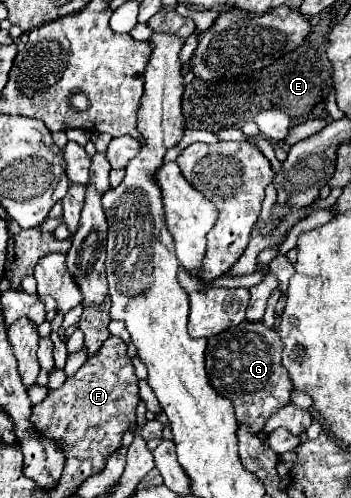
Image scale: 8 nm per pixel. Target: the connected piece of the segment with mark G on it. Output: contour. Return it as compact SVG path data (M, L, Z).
M242 322L238 328L228 328L208 340L206 348L206 372L212 388L230 398L240 424L246 424L252 434L264 430L264 424L280 408L290 404L292 380L280 364L282 342L274 328L266 328L264 322Z

